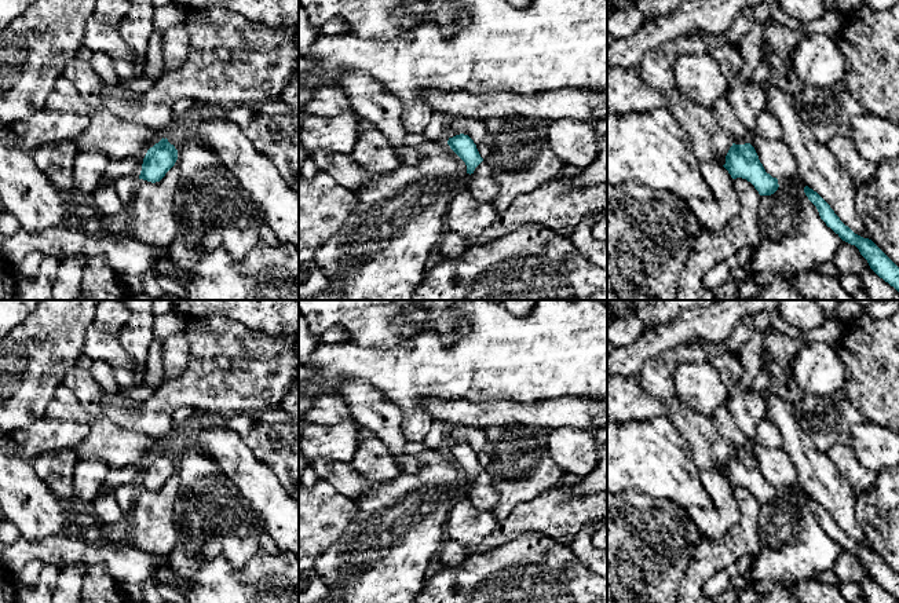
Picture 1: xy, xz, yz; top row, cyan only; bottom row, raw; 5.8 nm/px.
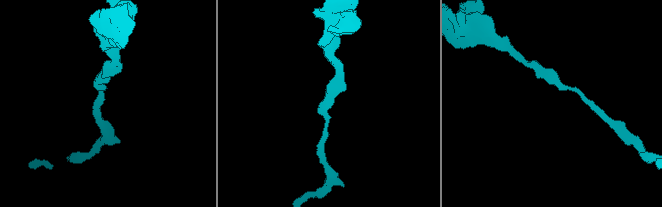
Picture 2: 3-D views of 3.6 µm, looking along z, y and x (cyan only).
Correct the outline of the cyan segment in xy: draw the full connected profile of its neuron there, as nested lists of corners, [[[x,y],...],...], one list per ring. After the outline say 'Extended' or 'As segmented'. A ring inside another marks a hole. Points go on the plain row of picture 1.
[[[162,446],[158,452],[150,456],[143,467],[139,487],[156,491],[175,474],[178,458],[168,447]]]. As segmented

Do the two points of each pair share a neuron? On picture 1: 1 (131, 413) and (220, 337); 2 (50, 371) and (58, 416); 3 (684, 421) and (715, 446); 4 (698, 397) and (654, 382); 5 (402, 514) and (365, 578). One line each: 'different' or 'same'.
1: same
2: different
3: same
4: different
5: same

